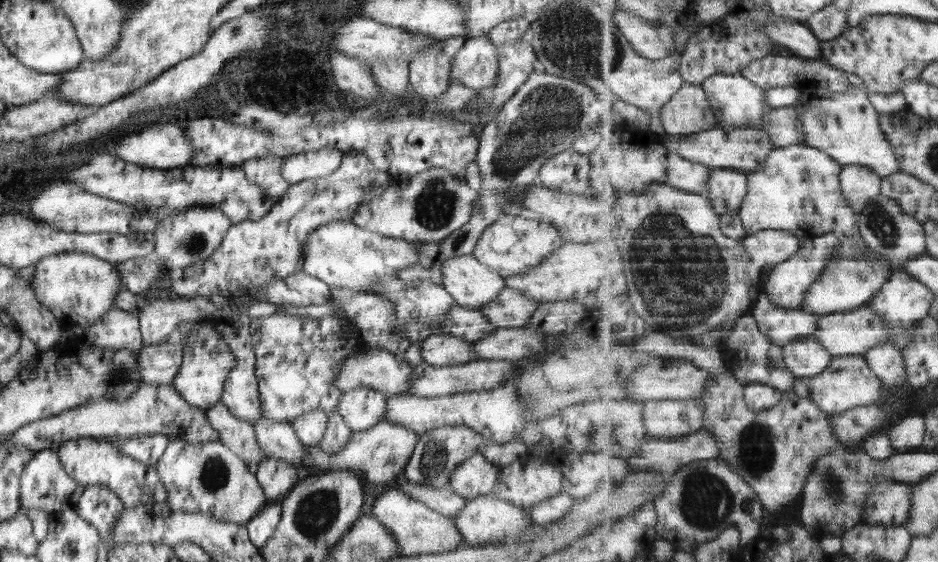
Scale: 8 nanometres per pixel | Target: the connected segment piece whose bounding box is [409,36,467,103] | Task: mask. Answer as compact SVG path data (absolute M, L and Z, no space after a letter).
M450 36L444 41L435 41L409 63L409 82L422 100L431 103L435 96L447 91L452 60L466 39L466 36Z

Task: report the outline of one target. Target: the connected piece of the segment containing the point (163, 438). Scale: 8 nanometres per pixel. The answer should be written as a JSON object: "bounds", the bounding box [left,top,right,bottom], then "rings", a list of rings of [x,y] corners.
{"bounds":[96,434,169,464],"rings":[[[163,434],[134,435],[131,437],[96,437],[98,442],[113,444],[120,454],[131,456],[144,464],[155,464],[164,454],[169,443],[169,436]]]}

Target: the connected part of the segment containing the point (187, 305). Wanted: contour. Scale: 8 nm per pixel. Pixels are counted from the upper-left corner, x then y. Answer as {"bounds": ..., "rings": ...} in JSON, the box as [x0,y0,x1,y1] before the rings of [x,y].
{"bounds":[136,294,278,345],"rings":[[[213,294],[212,296],[198,296],[192,298],[162,298],[156,299],[149,296],[142,308],[138,306],[136,315],[138,316],[139,325],[141,328],[141,339],[144,345],[160,345],[165,344],[168,336],[172,332],[179,329],[181,322],[196,321],[198,317],[212,316],[223,317],[225,314],[228,316],[242,313],[247,315],[252,320],[255,318],[264,318],[264,316],[271,316],[278,311],[274,304],[266,304],[266,302],[252,302],[248,308],[240,305],[239,307],[232,301],[232,297],[226,297],[223,294]]]}

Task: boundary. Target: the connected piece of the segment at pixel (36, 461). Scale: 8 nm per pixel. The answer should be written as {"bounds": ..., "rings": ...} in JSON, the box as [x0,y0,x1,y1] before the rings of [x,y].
{"bounds":[20,450,85,517],"rings":[[[56,450],[38,451],[20,474],[20,504],[23,510],[41,509],[53,517],[56,512],[74,510],[77,514],[78,503],[85,487],[78,484],[63,468]]]}

